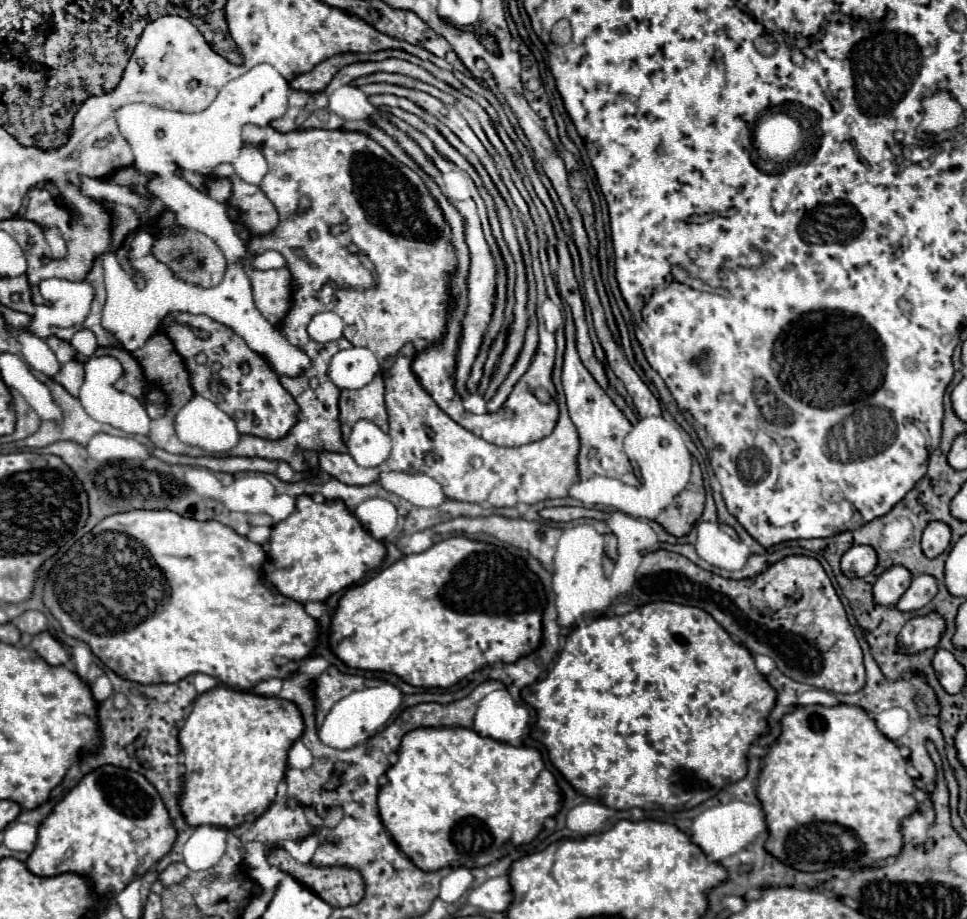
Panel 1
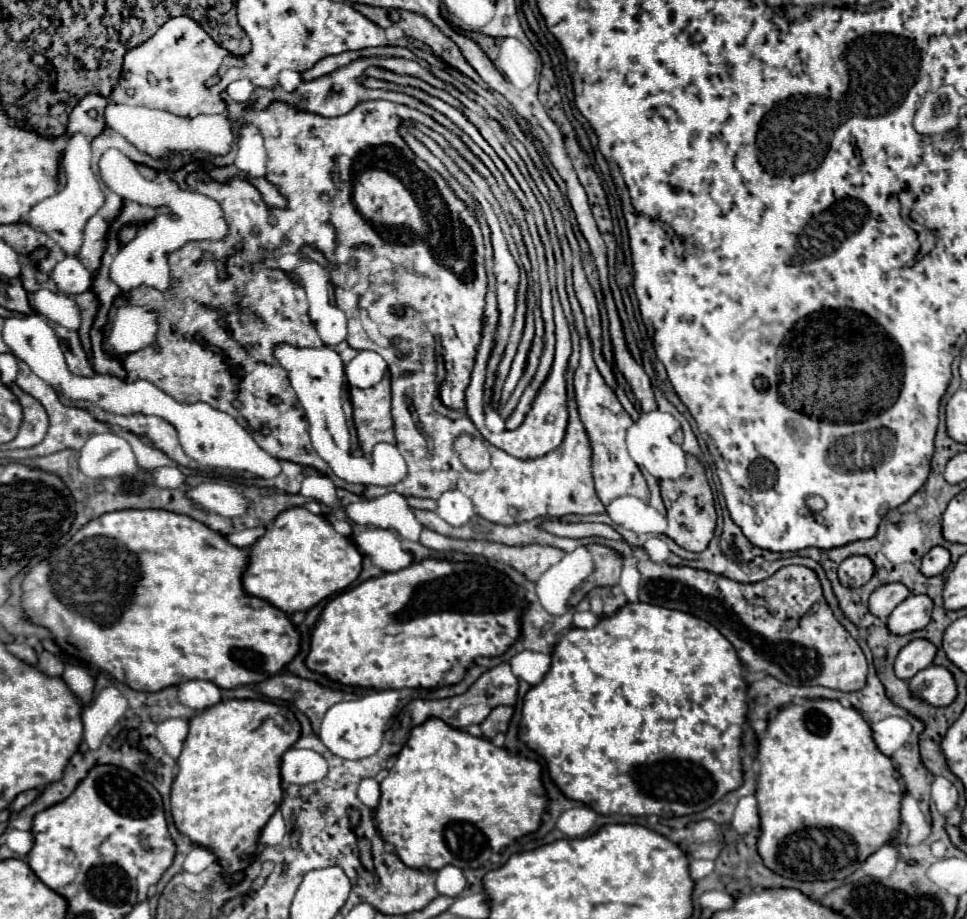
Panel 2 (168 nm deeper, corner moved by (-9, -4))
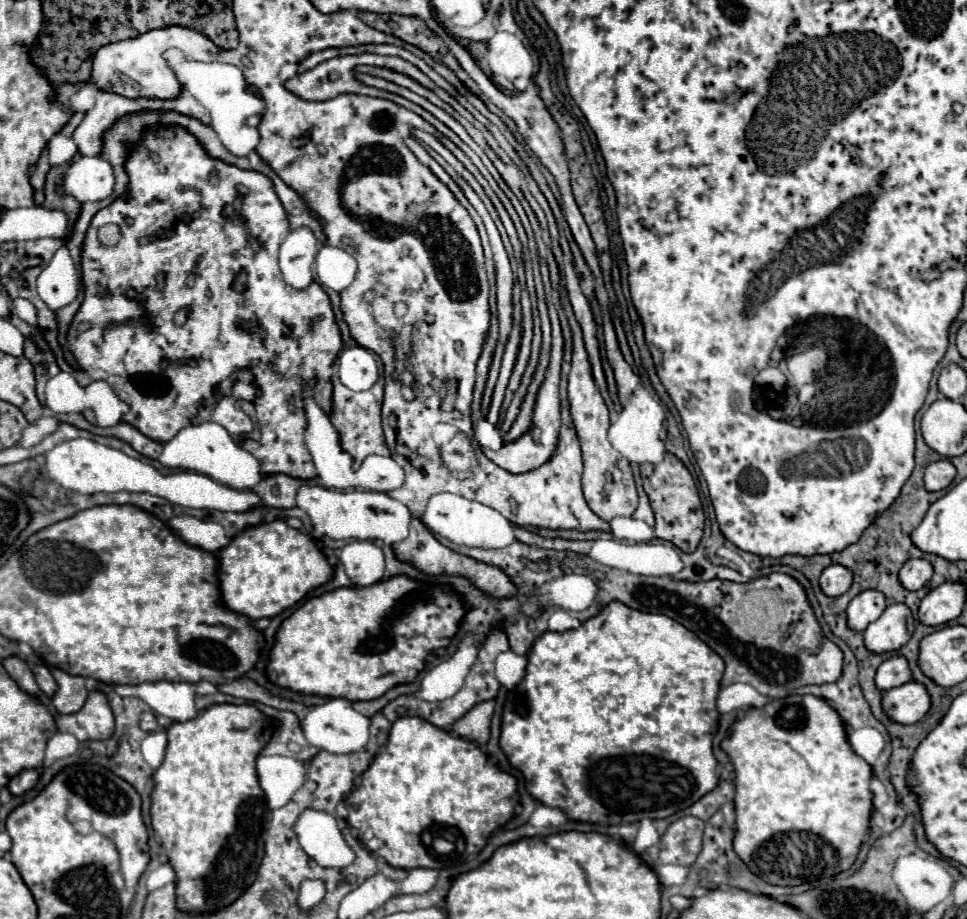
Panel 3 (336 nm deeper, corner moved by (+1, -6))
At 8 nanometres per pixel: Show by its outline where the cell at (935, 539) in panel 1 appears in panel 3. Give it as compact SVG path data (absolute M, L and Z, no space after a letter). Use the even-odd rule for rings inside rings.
M917 558L903 564L903 568L899 570L899 582L905 590L921 590L931 580L931 574L933 566L927 560Z

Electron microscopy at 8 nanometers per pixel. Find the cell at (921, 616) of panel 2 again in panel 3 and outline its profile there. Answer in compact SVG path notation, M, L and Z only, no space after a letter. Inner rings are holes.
M889 604L885 612L863 632L865 646L873 654L897 652L913 636L915 618L905 604Z

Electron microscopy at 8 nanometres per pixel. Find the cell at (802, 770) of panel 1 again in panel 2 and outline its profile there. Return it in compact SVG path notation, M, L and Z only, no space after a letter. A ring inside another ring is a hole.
M823 698L791 704L769 720L757 748L757 760L761 764L755 792L761 816L757 846L765 866L775 874L801 882L843 880L873 852L893 840L901 824L901 800L905 790L891 758L877 748L871 726L857 710Z

